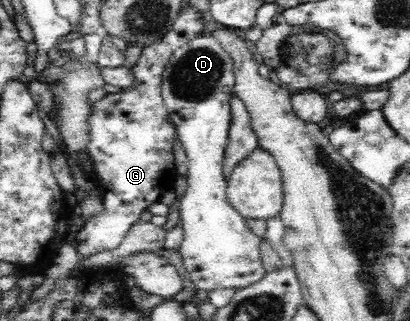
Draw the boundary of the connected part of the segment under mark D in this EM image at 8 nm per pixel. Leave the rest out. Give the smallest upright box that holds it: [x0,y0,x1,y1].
[161,33,266,292]

